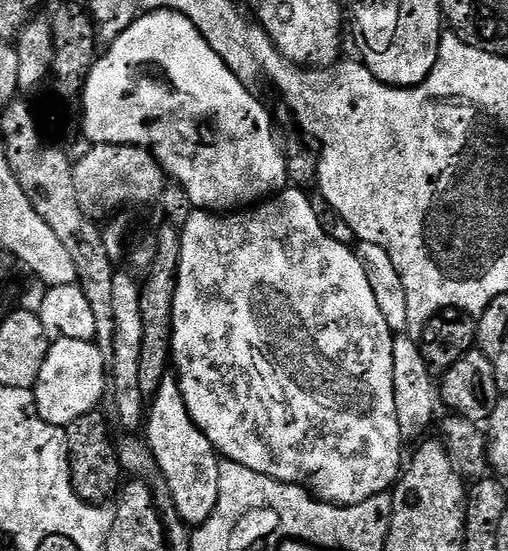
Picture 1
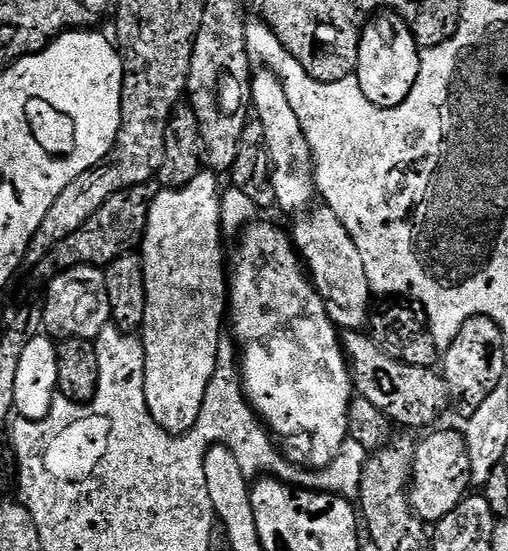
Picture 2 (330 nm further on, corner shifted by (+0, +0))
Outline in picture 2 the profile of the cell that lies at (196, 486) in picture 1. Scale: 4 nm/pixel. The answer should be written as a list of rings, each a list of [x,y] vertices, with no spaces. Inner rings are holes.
[[[202,170],[190,182],[181,188],[169,188],[157,191],[156,197],[152,199],[152,204],[148,207],[148,225],[142,245],[142,259],[144,262],[145,278],[145,318],[142,325],[142,339],[144,342],[144,353],[146,354],[146,406],[158,422],[162,430],[173,434],[183,434],[189,432],[198,422],[198,414],[202,410],[202,402],[206,398],[206,386],[210,386],[212,375],[216,369],[216,355],[220,349],[222,333],[220,333],[220,319],[226,316],[226,276],[224,280],[224,244],[220,228],[220,195],[222,184],[219,184],[217,173]]]

